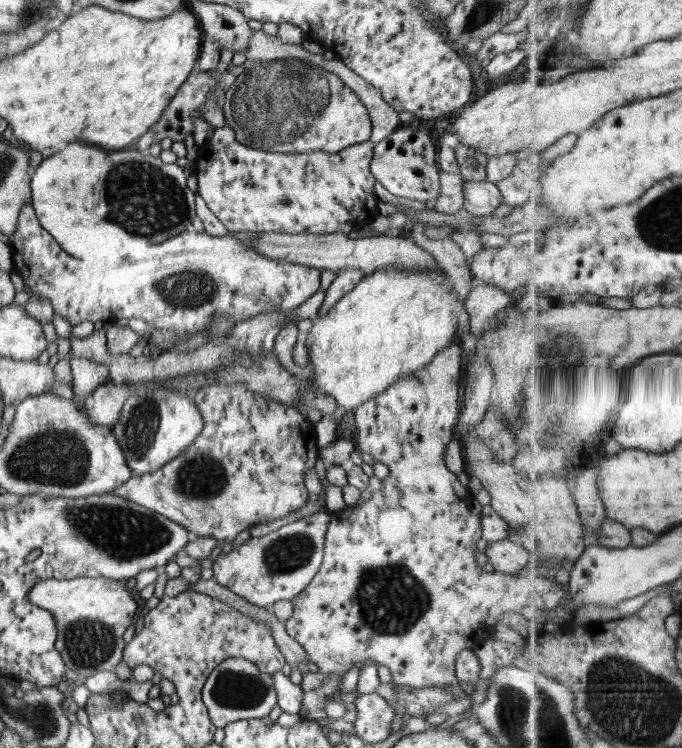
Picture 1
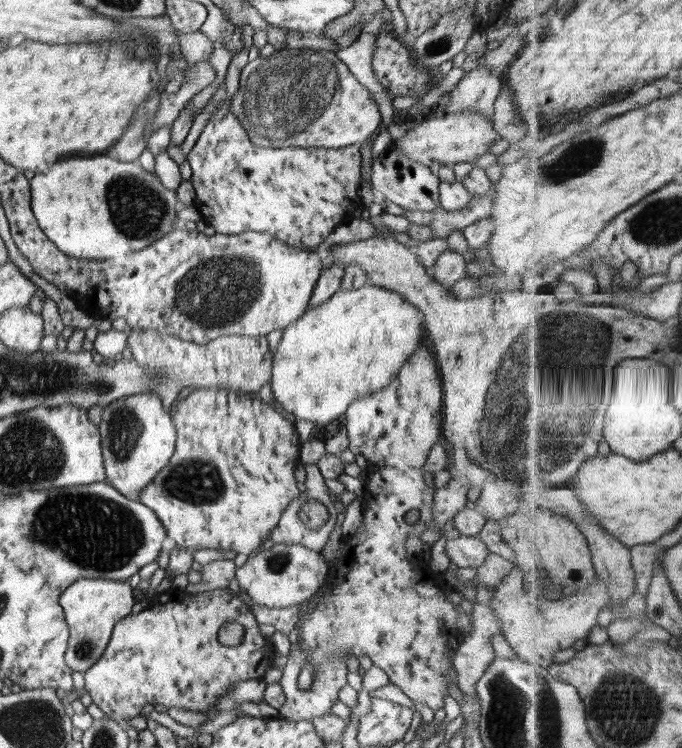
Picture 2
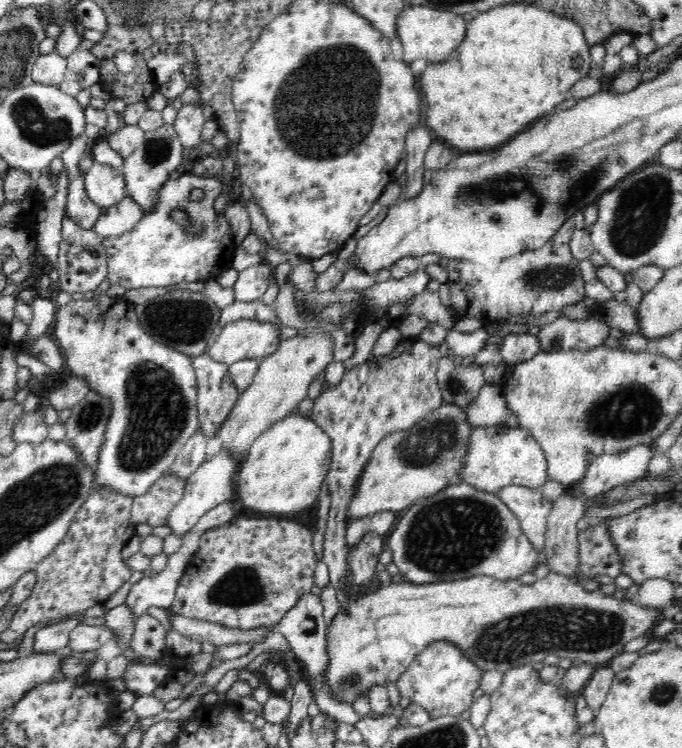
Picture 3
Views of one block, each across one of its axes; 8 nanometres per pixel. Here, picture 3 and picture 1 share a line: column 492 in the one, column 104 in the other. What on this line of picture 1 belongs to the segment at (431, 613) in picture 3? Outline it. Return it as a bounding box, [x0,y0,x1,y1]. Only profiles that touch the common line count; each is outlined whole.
[29,576,138,678]

